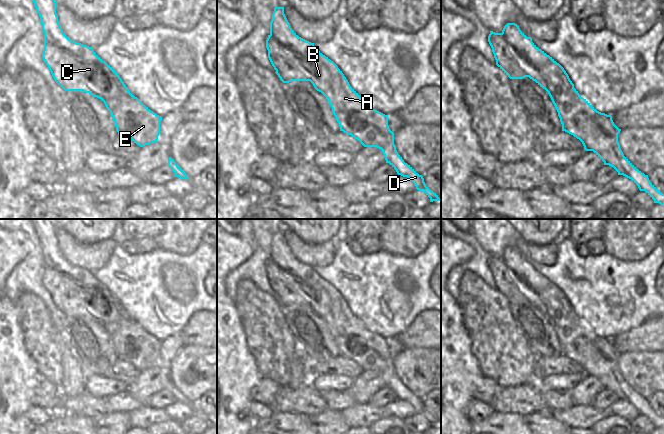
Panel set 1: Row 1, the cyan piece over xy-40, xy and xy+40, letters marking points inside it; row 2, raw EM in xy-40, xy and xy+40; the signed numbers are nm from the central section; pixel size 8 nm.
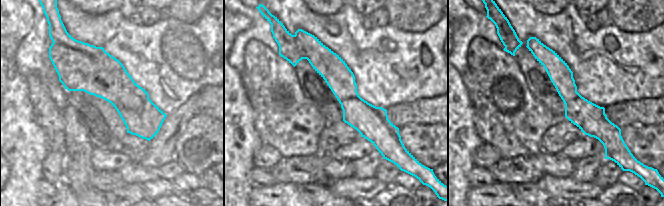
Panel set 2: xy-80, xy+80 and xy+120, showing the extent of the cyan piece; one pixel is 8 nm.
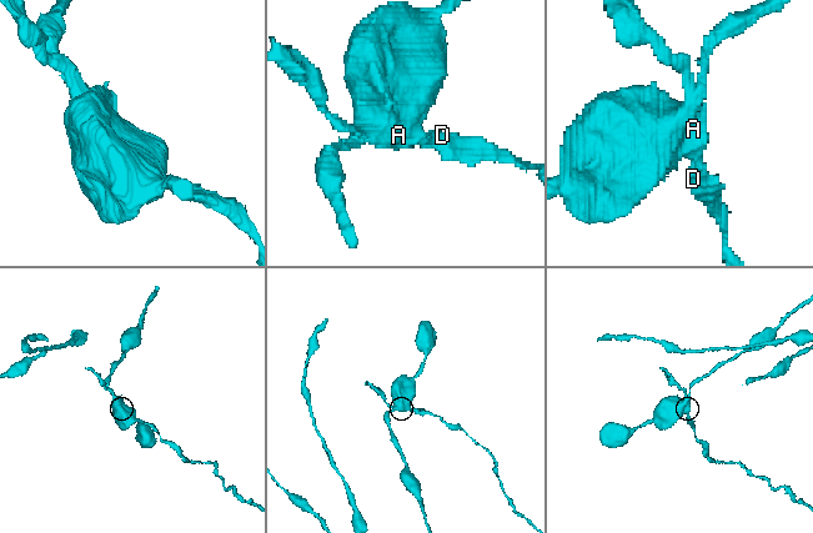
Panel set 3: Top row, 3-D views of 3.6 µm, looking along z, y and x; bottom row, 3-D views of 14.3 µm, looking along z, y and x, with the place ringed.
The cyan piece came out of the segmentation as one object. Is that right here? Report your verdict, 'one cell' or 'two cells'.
two cells

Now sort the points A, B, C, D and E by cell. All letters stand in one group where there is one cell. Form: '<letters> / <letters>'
A B D E / C

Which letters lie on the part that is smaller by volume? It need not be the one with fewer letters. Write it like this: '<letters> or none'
A, B, D, E

